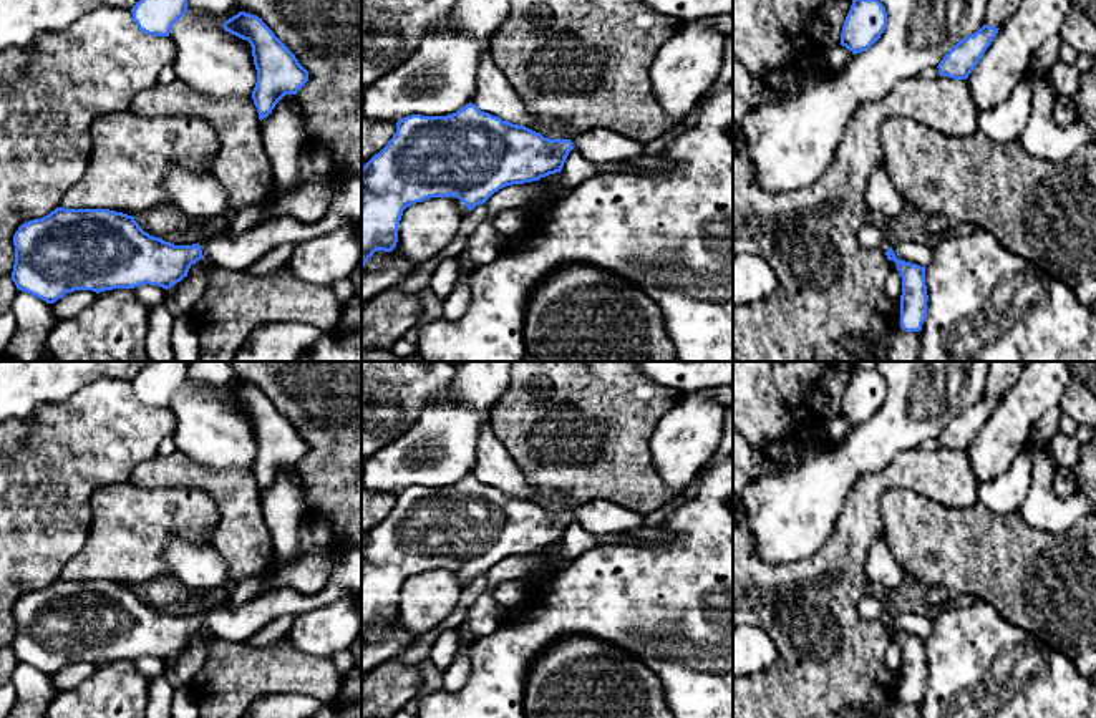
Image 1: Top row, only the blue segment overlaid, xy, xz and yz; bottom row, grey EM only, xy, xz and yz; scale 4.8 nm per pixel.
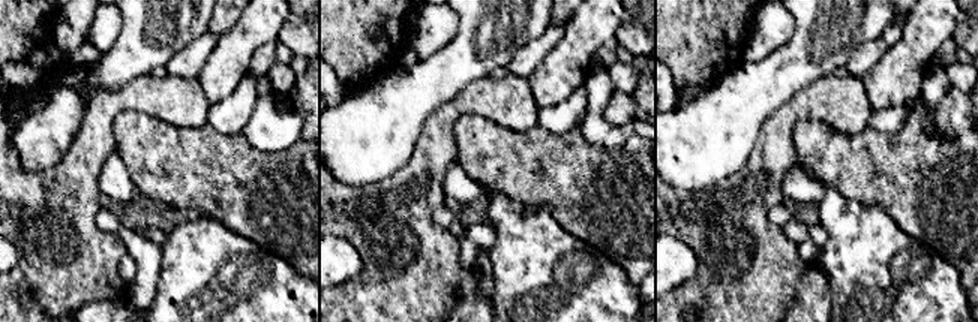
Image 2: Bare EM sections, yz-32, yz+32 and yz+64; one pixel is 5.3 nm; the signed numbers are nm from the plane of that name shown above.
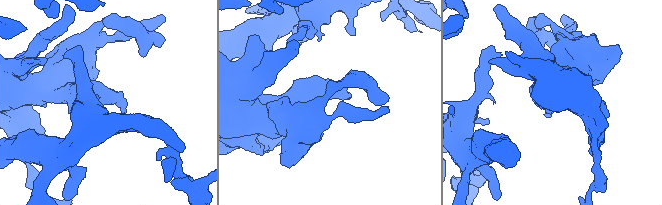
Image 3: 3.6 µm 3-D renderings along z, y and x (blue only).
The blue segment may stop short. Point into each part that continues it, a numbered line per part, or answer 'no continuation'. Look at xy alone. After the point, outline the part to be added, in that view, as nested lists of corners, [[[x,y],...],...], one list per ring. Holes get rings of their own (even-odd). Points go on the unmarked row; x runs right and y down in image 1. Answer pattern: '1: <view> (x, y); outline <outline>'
1: xy (239, 624); outline [[[361,547],[333,555],[333,569],[327,585],[315,595],[303,595],[292,587],[279,587],[240,607],[214,607],[199,617],[202,627],[216,637],[247,642],[282,615],[298,617],[348,597],[361,597]]]

